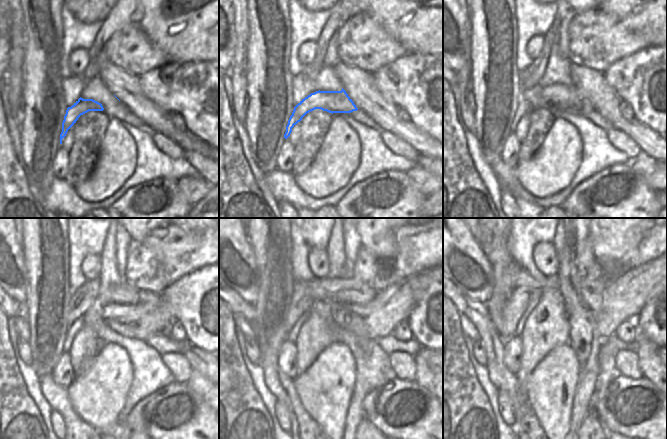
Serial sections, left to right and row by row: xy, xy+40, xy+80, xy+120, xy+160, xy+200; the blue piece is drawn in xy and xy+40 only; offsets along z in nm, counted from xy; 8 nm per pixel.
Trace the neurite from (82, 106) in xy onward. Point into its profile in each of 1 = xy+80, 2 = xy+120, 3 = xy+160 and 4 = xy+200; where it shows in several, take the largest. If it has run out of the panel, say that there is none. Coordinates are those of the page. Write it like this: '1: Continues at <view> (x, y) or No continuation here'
1: Continues at xy+80 (568, 98)
2: Continues at xy+120 (141, 321)
3: Continues at xy+160 (377, 319)
4: Continues at xy+200 (622, 301).

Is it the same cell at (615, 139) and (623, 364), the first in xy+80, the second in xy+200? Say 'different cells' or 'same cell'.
same cell

